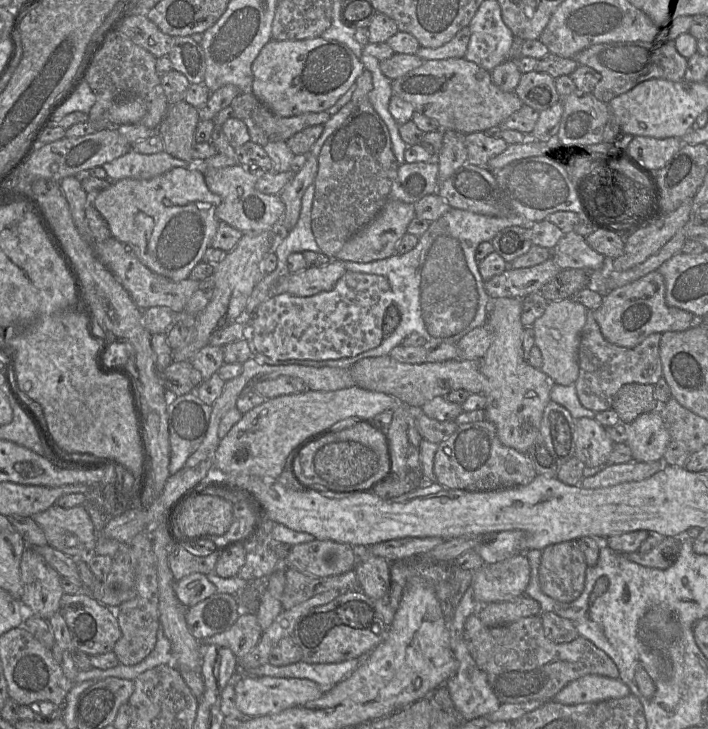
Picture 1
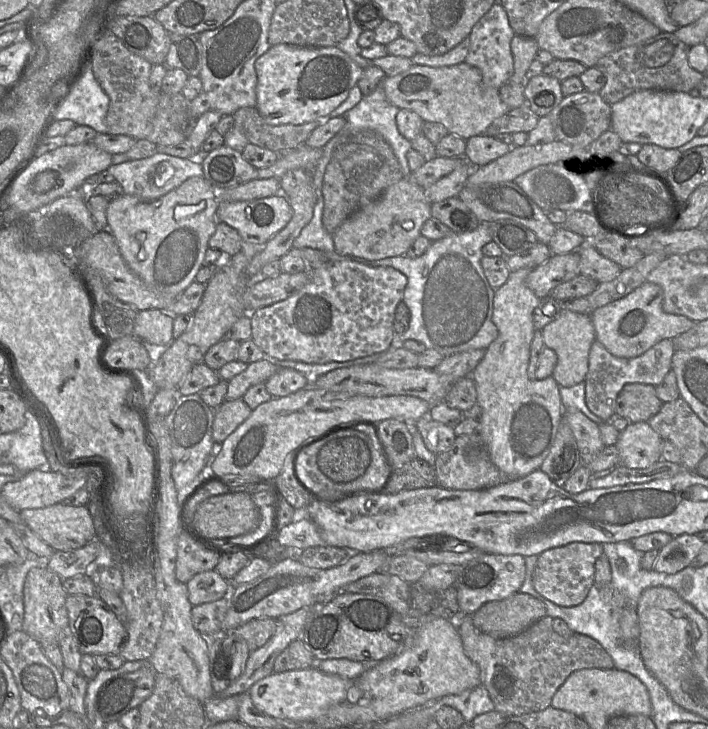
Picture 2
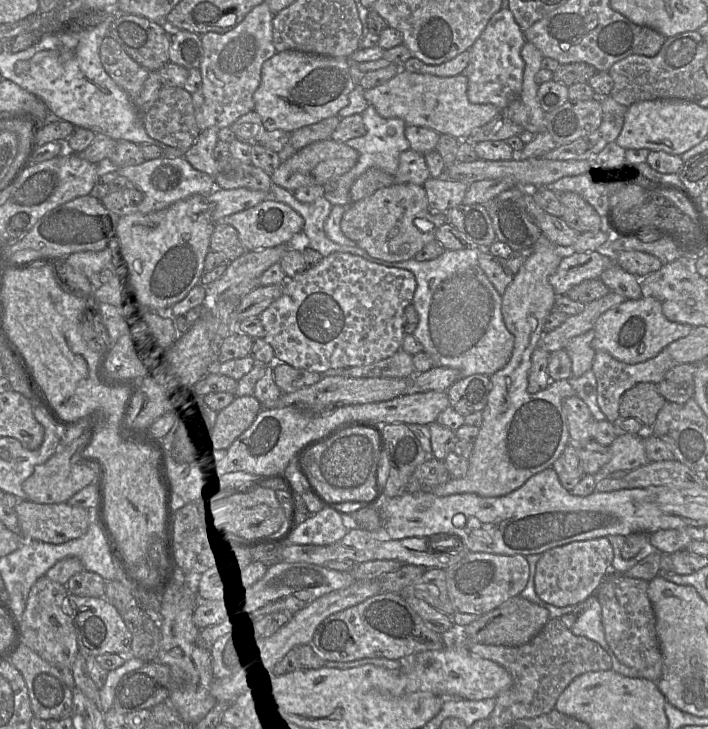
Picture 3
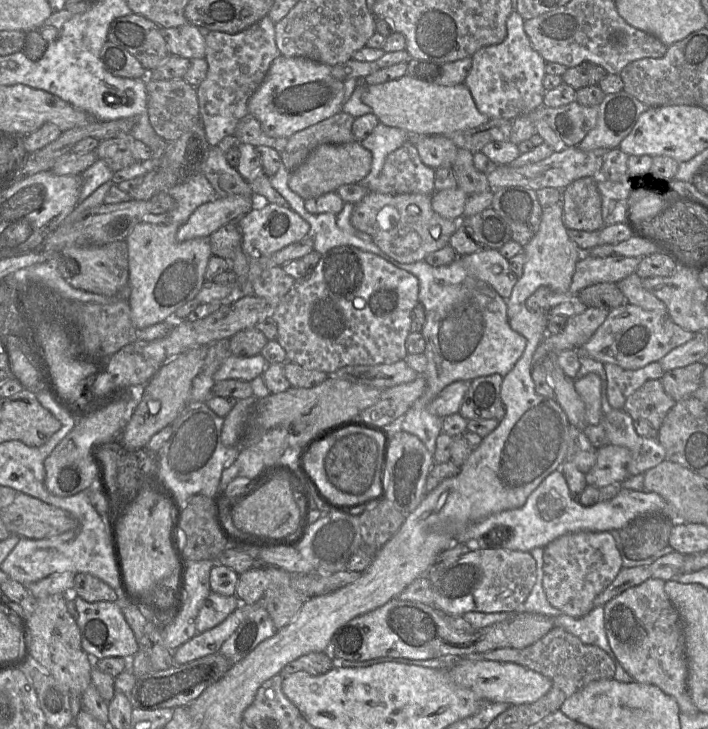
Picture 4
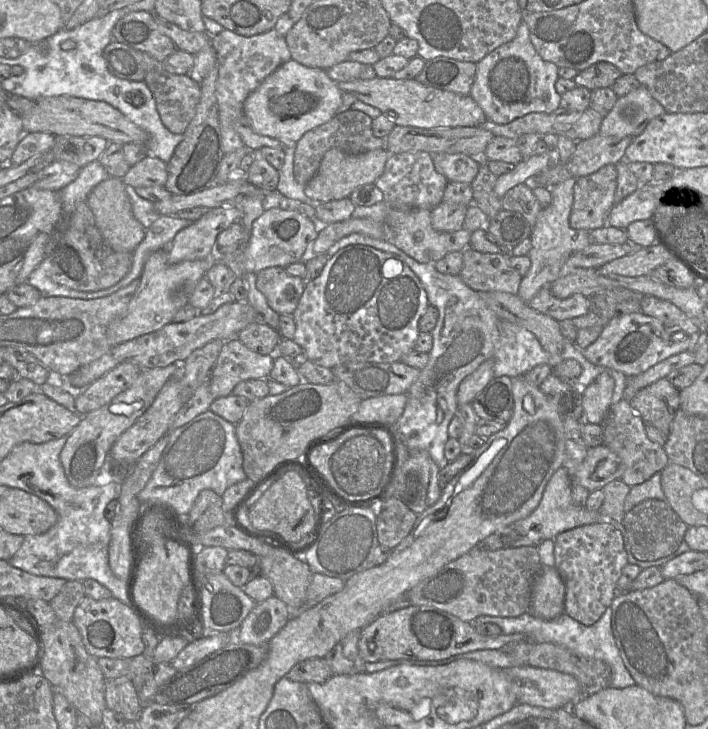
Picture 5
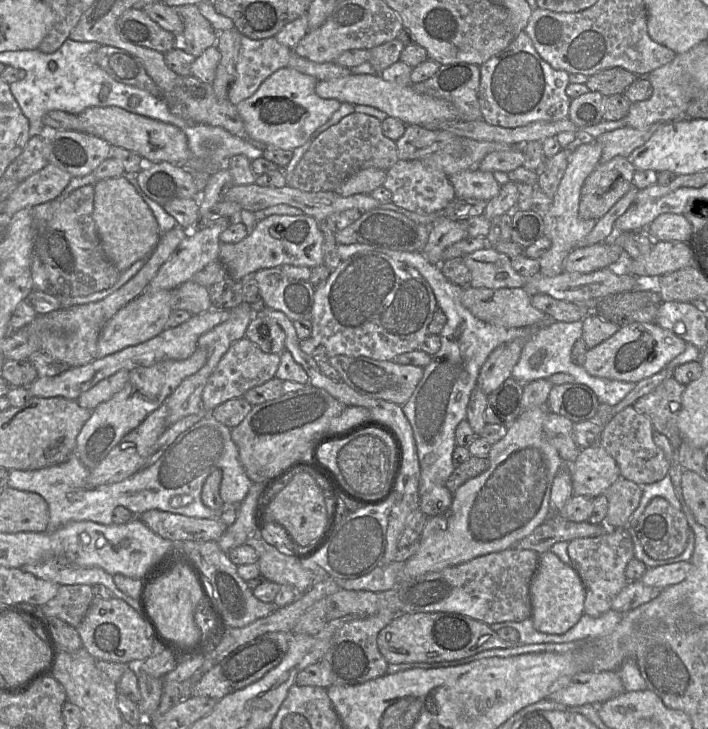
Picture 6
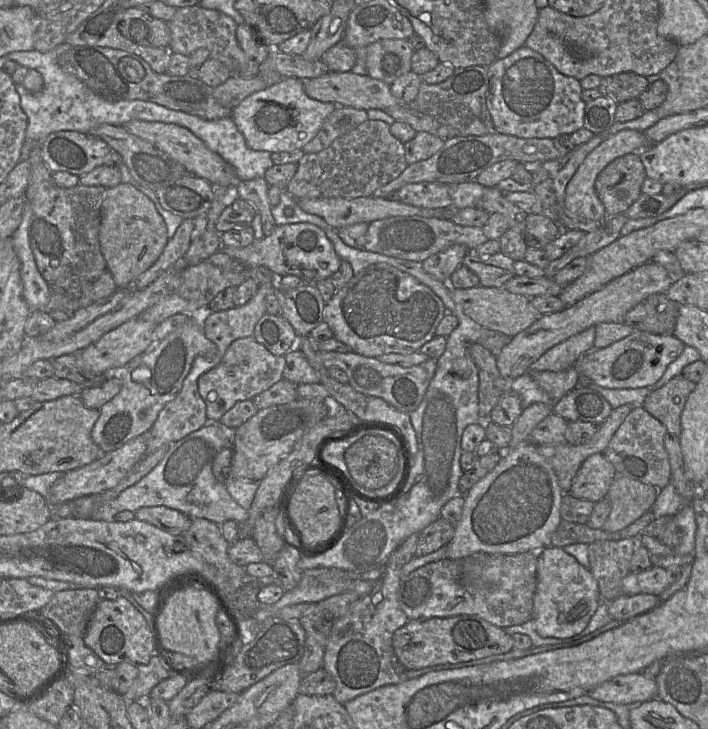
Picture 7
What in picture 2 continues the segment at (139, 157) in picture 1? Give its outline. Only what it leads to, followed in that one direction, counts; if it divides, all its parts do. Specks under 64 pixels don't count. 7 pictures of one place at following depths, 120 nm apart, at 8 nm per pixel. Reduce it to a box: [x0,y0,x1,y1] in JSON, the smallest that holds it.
[107,152,203,201]

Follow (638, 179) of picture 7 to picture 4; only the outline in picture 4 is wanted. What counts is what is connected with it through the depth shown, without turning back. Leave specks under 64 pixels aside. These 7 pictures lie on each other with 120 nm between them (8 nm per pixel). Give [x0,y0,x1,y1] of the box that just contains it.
[561,177,605,231]

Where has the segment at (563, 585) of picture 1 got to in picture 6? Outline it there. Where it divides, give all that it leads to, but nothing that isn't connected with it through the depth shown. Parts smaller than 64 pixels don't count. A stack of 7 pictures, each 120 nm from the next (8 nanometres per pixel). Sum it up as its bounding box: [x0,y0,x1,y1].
[568,528,634,617]

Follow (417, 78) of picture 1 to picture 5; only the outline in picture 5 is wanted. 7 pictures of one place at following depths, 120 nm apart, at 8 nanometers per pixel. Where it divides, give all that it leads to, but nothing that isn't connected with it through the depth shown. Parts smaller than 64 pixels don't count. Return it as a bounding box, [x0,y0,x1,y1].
[337,76,487,129]

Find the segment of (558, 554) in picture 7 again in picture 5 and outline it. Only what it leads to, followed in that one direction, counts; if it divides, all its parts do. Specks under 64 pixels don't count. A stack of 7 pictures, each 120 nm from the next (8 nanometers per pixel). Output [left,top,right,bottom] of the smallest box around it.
[530,567,565,620]

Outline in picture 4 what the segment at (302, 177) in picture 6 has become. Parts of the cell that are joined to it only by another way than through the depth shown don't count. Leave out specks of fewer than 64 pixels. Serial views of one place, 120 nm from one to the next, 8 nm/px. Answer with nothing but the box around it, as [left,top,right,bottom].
[280,111,355,173]

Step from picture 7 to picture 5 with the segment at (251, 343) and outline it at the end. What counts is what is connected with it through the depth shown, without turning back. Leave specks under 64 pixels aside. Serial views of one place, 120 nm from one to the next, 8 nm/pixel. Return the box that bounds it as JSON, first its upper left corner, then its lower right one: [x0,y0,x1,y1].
[209,337,275,397]

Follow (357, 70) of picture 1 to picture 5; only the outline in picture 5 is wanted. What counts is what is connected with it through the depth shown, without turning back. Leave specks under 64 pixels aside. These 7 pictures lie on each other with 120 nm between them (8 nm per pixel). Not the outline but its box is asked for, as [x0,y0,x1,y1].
[243,59,342,146]

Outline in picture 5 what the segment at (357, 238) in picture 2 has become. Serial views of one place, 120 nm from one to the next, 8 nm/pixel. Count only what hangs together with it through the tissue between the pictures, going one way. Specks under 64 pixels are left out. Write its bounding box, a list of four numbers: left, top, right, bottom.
[383,208,471,264]

